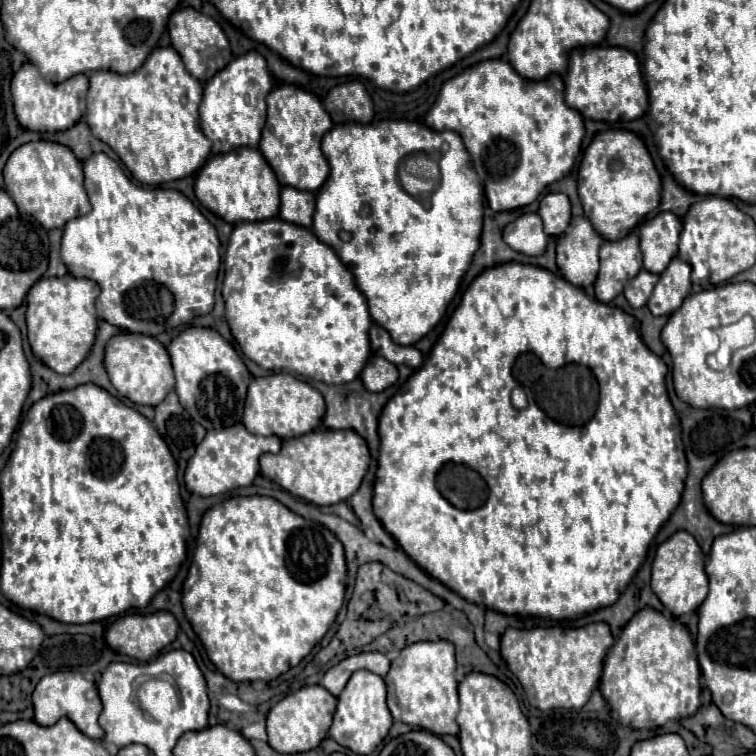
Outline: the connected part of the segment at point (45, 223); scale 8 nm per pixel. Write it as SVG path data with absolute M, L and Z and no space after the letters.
M47 141L25 143L11 153L3 169L5 191L11 195L19 211L31 215L43 229L63 227L69 219L85 215L89 207L87 191L83 187L81 161L67 151L67 147Z

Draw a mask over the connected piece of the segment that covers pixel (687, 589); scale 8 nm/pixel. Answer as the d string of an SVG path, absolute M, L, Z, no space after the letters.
M677 531L665 543L657 547L655 561L653 561L653 575L651 575L651 589L665 605L669 613L675 617L693 613L703 599L707 597L707 573L705 573L705 555L697 545L695 537L687 531Z

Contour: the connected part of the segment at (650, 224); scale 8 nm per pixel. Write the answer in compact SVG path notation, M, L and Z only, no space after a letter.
M669 211L659 213L639 227L643 269L659 275L667 267L667 263L677 255L681 229L681 219Z

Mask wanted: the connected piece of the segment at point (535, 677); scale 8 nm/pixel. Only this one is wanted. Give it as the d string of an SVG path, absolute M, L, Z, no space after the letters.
M591 623L579 629L509 627L501 635L501 657L523 685L527 699L535 709L581 709L599 685L603 659L611 643L613 637L607 623Z

